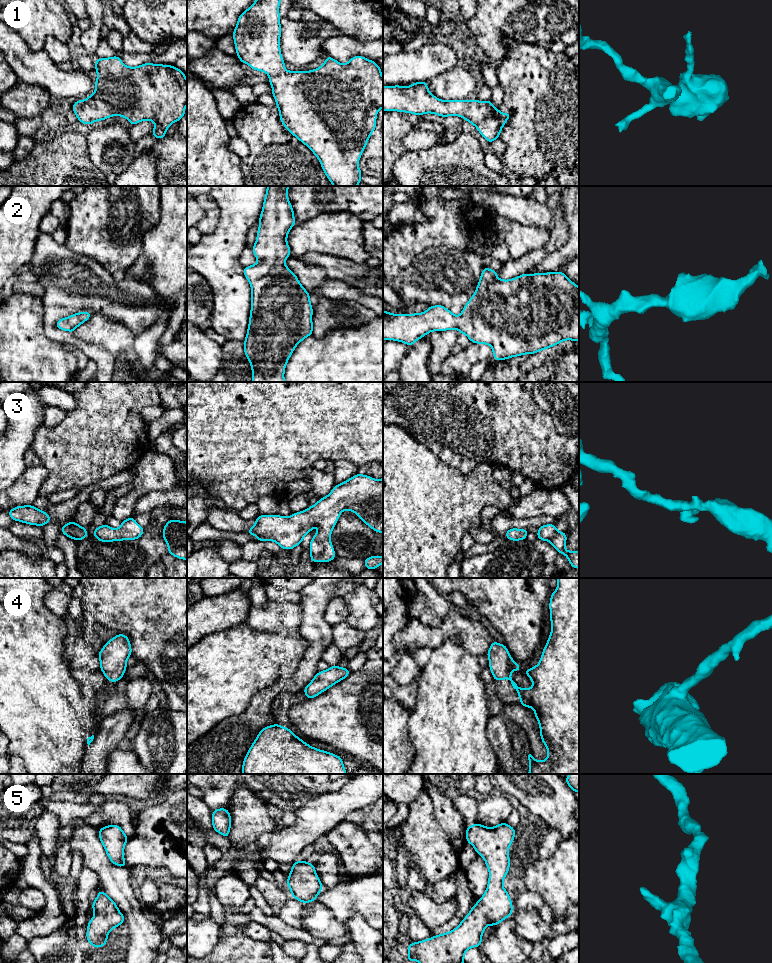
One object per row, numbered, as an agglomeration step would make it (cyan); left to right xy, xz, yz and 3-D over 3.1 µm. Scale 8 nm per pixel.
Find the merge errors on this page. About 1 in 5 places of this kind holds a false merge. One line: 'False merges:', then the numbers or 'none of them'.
False merges: none of them

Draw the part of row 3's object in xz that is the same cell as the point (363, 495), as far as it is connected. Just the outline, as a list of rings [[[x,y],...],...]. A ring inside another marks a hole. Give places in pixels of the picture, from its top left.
[[[356,474],[352,478],[337,484],[326,497],[320,498],[317,503],[304,511],[294,513],[289,517],[259,515],[256,518],[255,525],[246,533],[255,535],[257,541],[274,541],[282,549],[291,550],[301,544],[304,536],[317,526],[319,531],[310,542],[311,558],[309,561],[327,563],[336,558],[331,544],[331,532],[339,519],[340,513],[348,509],[357,514],[371,529],[383,533],[383,478],[376,480],[367,475]]]

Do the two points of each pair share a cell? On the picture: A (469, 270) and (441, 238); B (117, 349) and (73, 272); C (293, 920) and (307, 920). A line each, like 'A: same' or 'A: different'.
A: different
B: different
C: different

